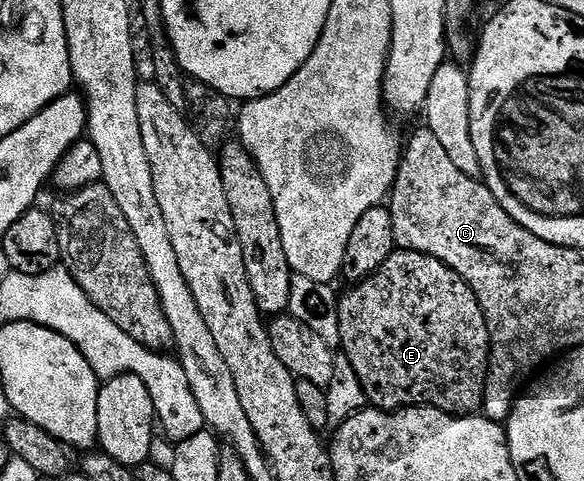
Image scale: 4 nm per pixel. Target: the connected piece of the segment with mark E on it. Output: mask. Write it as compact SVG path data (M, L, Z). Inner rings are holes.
M395 251L369 278L358 281L347 293L339 296L339 344L347 355L346 363L360 379L367 403L384 412L398 412L400 408L436 408L450 416L474 416L483 407L483 387L487 377L487 359L491 353L491 339L477 298L463 279L452 268L424 252Z

